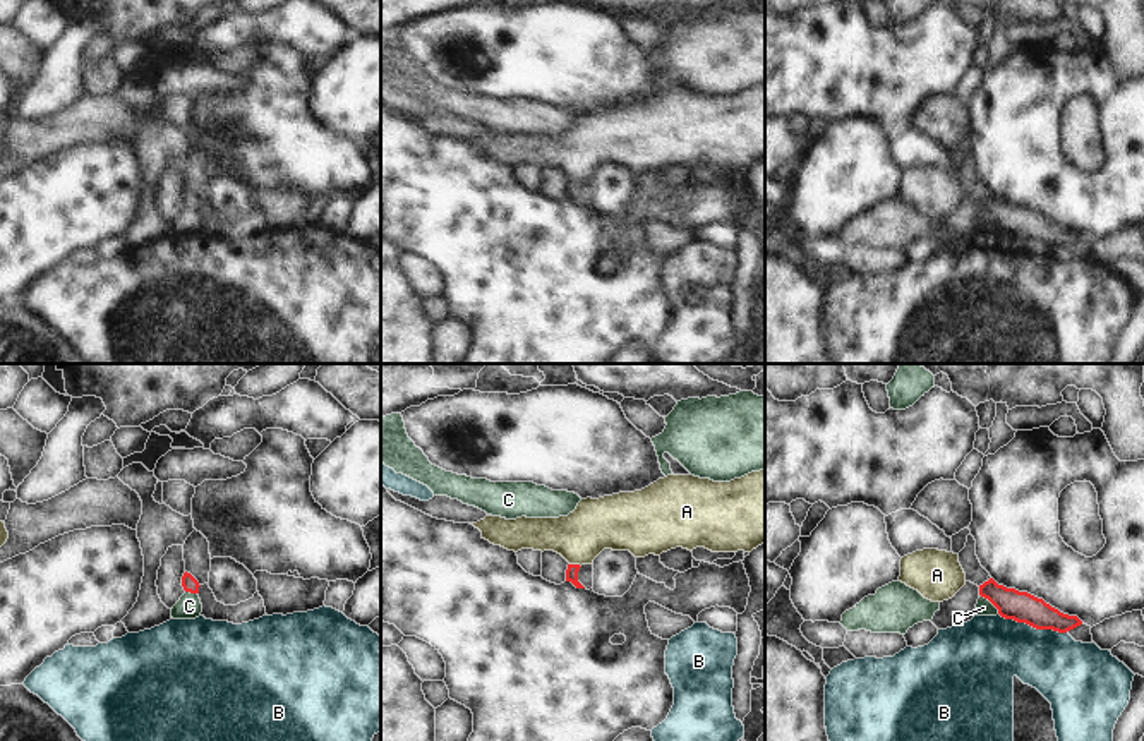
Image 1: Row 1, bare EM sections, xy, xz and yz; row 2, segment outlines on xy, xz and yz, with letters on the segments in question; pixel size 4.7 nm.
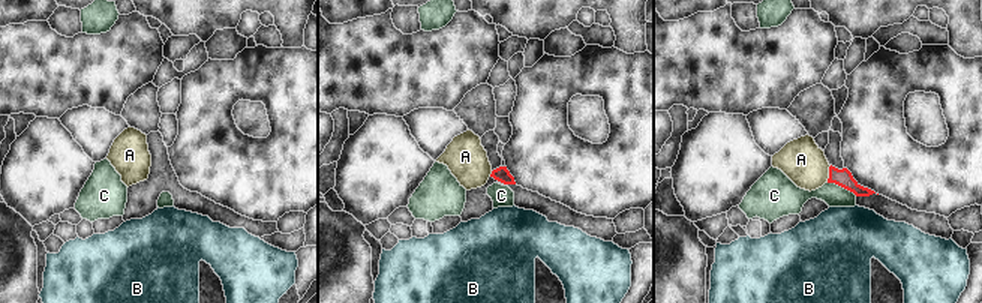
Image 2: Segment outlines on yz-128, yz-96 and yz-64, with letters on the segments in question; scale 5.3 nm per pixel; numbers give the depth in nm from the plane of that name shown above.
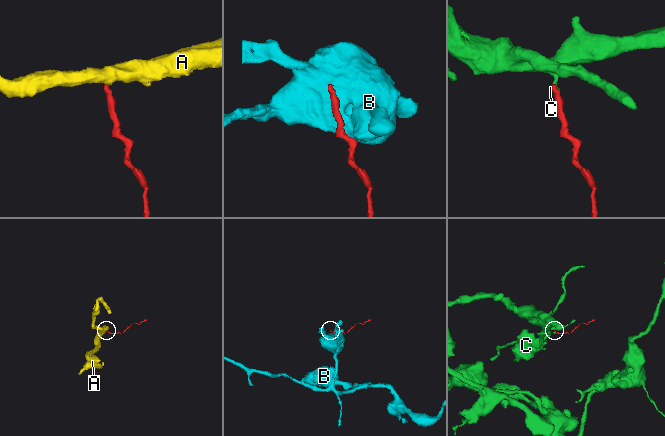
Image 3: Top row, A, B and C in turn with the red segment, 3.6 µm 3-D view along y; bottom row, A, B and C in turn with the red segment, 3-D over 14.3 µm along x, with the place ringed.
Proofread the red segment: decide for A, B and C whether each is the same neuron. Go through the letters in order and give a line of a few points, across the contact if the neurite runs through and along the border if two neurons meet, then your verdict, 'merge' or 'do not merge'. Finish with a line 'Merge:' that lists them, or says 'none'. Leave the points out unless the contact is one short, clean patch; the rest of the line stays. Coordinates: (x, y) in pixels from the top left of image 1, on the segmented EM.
A: xz (572, 573), (575, 565), (577, 548), (601, 524) | merge
B: do not merge
C: yz (980, 594), (999, 613) | do not merge
Merge: A

